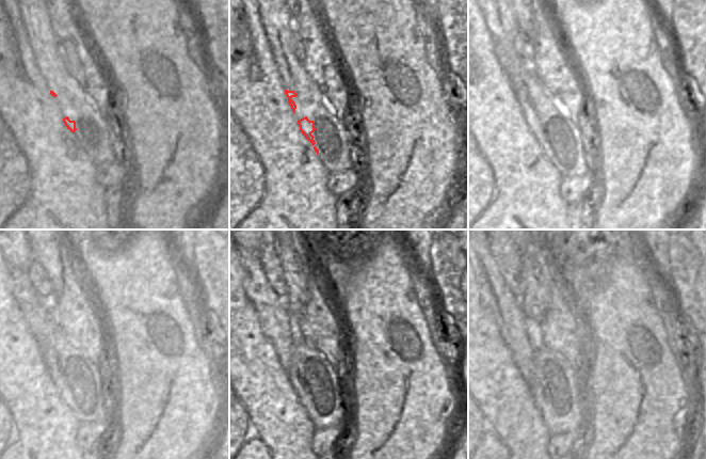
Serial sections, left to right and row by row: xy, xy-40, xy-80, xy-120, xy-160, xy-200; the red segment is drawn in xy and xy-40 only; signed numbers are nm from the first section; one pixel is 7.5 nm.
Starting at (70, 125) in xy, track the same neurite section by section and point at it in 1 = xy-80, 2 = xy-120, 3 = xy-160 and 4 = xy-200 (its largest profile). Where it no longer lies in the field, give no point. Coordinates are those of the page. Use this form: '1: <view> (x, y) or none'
1: xy-80 (515, 68)
2: xy-120 (36, 313)
3: xy-160 (277, 325)
4: xy-200 (515, 330)

